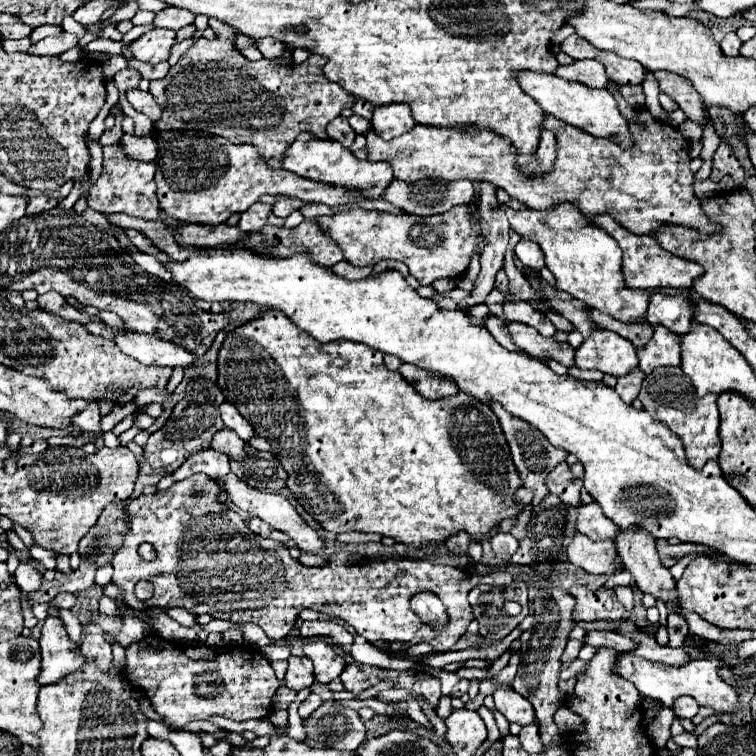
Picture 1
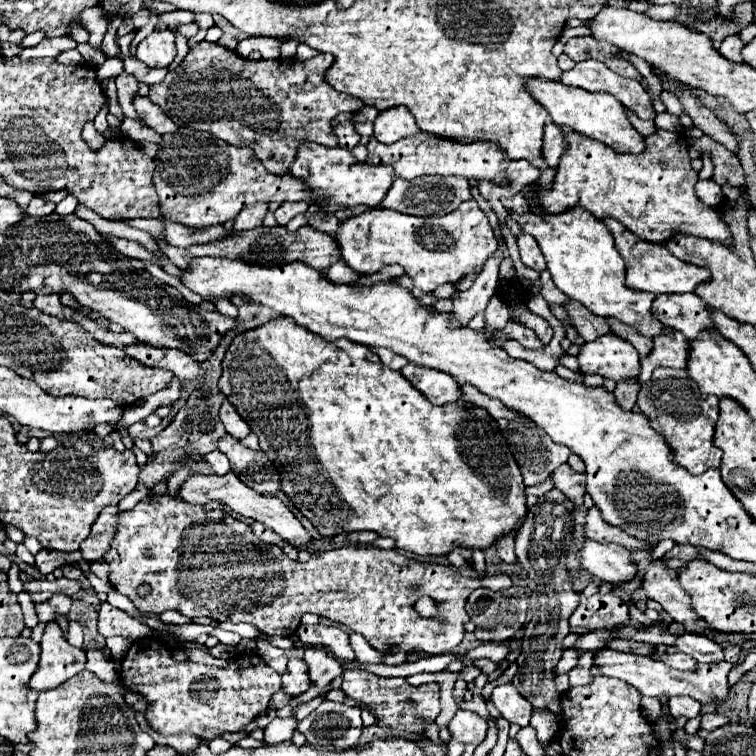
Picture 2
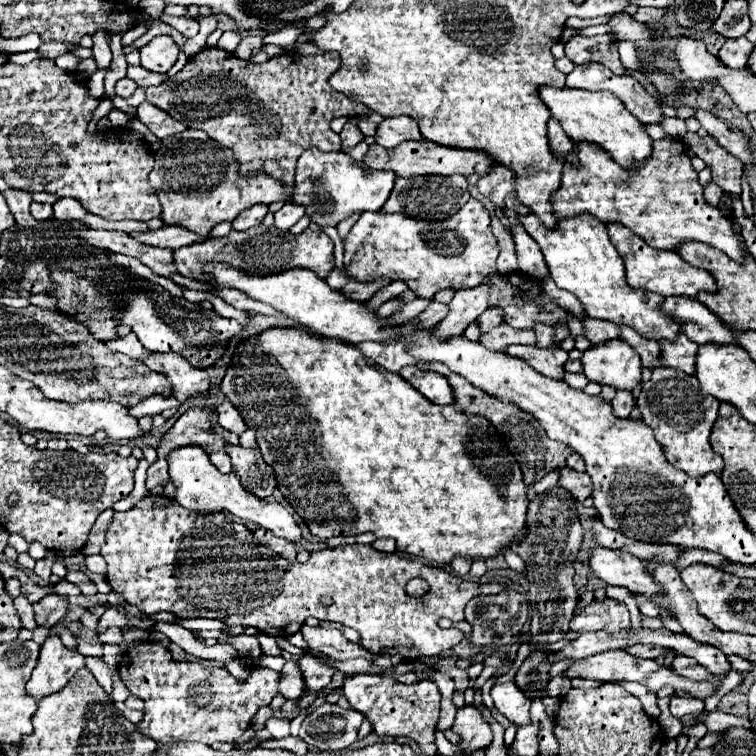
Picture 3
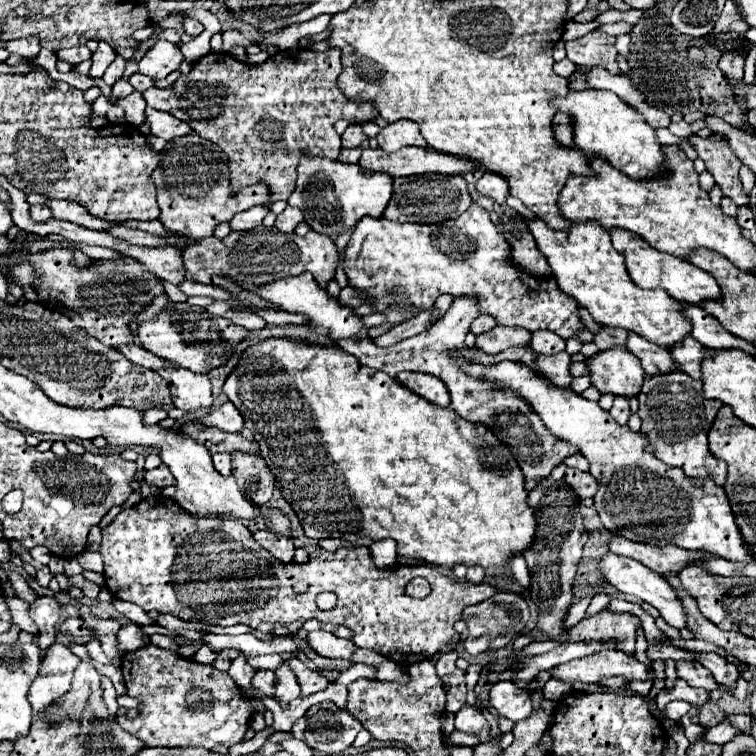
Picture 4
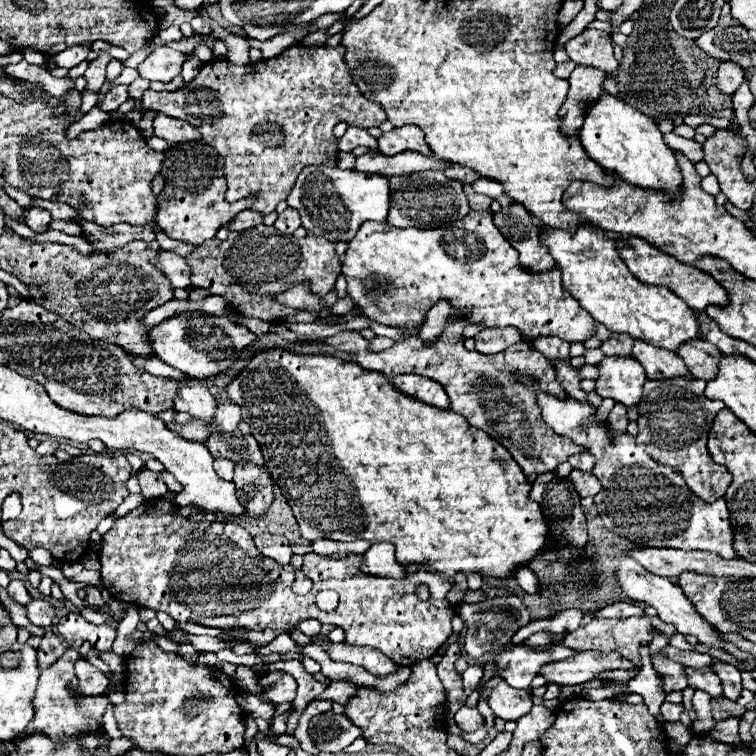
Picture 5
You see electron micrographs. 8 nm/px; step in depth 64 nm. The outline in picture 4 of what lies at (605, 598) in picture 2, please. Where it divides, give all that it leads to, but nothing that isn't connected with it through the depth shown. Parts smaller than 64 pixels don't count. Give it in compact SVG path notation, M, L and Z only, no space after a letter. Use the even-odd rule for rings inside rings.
M608 610L598 612L592 618L582 620L568 630L570 642L616 642L616 648L634 656L636 630L642 622L632 614L612 614Z

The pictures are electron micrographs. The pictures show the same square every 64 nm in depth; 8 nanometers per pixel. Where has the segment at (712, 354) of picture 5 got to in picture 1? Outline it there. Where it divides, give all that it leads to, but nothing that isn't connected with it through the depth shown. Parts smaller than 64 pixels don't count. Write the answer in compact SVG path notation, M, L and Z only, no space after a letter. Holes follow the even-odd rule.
M656 326L648 346L638 350L638 360L646 376L660 366L680 366L680 336L664 326Z

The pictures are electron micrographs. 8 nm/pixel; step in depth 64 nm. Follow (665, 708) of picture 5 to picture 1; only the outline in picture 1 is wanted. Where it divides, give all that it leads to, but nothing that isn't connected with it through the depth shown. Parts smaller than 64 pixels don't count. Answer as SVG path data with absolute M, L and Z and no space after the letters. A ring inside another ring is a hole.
M680 696L680 700L676 700L676 704L672 704L672 708L674 708L674 714L680 718L694 718L700 706L696 704L694 698Z

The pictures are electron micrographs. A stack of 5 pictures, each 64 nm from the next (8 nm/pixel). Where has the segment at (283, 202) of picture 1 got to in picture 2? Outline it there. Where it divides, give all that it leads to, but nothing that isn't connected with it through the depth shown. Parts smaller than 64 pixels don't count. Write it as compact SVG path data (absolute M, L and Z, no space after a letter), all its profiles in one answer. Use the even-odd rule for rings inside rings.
M284 202L280 208L274 212L278 226L286 226L294 216L304 214L308 210L308 202Z

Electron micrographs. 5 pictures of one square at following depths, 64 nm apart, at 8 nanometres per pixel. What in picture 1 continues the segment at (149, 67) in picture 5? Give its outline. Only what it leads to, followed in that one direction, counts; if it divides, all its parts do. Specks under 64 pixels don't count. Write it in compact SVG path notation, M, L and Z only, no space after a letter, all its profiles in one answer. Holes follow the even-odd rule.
M152 28L148 34L140 36L130 44L130 50L134 58L148 62L148 64L158 64L170 58L170 50L174 46L176 32L166 30L166 28Z

